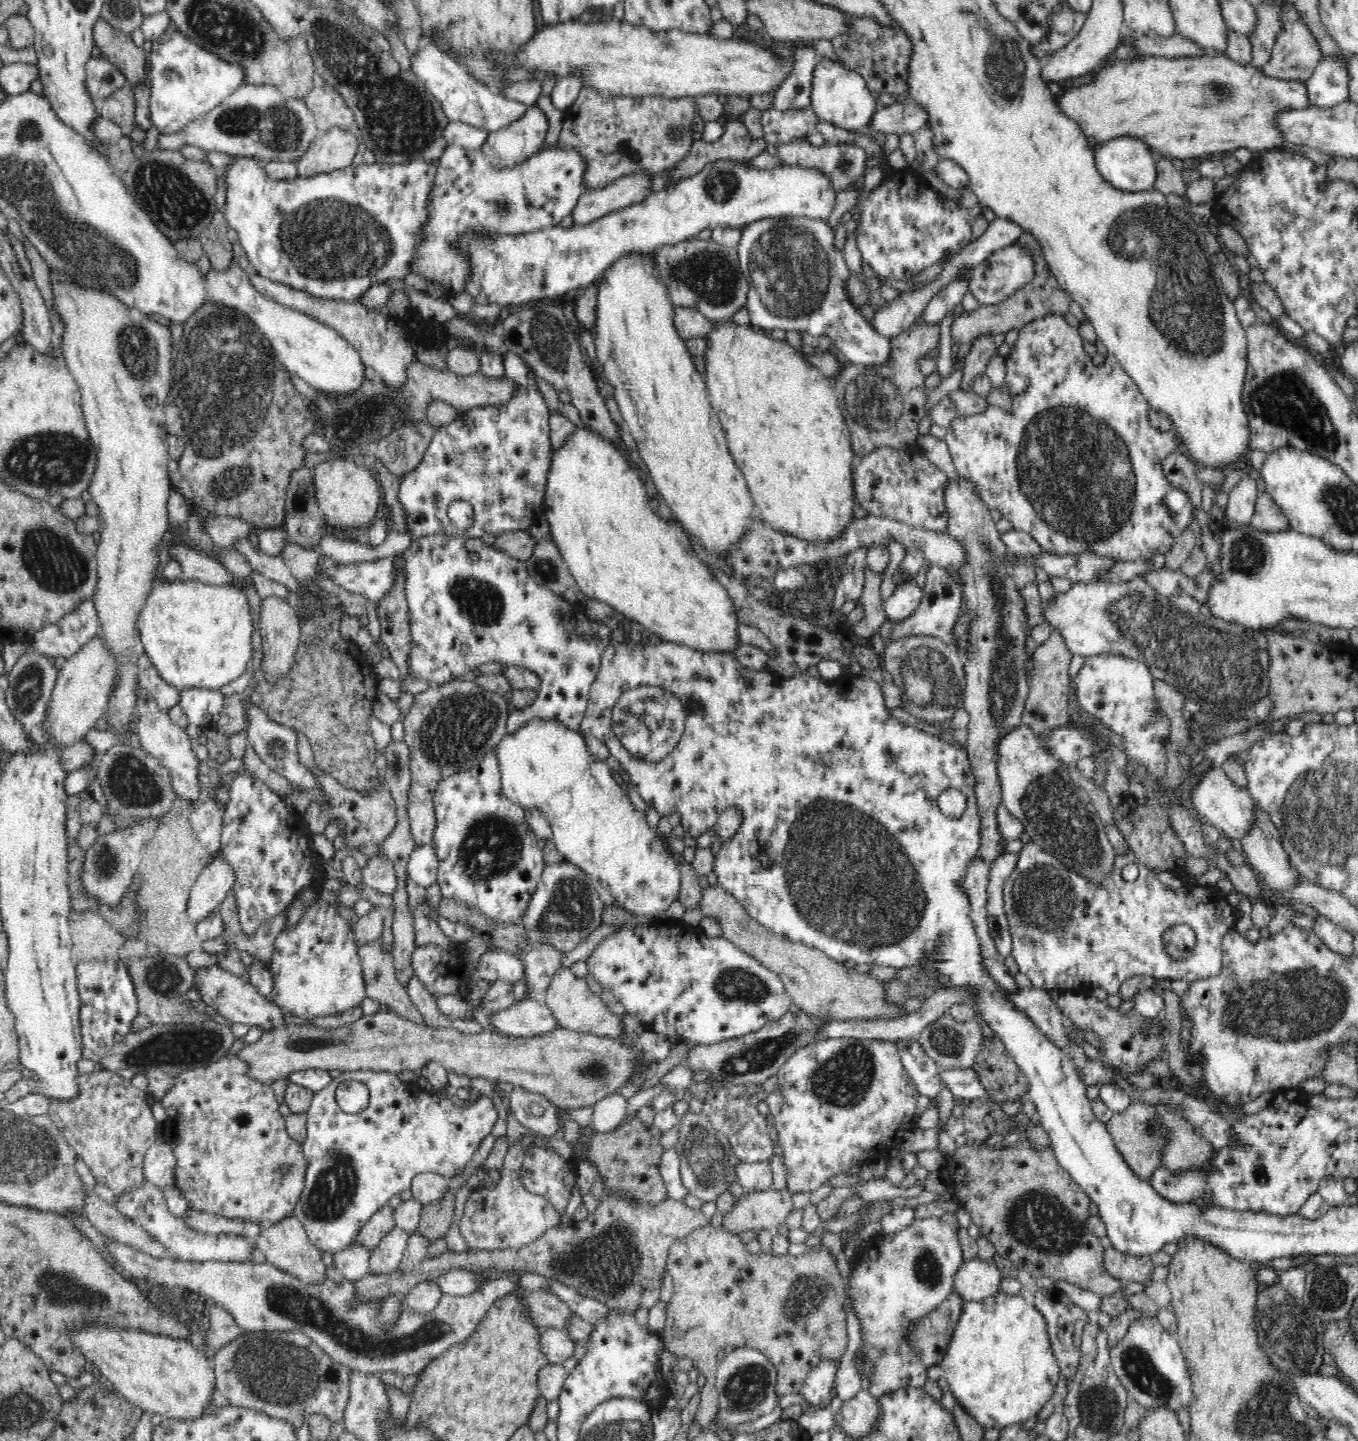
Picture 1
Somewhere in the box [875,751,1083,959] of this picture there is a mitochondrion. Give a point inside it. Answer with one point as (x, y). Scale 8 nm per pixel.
(1043, 897)

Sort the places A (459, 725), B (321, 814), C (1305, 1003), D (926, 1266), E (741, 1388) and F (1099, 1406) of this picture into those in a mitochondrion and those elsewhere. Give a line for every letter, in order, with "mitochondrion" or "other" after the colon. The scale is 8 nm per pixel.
A: mitochondrion
B: other
C: mitochondrion
D: mitochondrion
E: mitochondrion
F: mitochondrion

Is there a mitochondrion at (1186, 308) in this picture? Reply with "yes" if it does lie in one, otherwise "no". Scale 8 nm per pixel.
yes

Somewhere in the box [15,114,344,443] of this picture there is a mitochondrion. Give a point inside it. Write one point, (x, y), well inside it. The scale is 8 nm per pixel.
(177, 202)

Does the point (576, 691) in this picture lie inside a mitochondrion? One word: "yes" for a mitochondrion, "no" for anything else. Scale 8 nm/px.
no

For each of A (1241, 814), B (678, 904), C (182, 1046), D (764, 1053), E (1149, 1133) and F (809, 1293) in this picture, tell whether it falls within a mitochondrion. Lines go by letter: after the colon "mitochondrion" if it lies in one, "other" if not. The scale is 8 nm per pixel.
A: other
B: other
C: mitochondrion
D: mitochondrion
E: mitochondrion
F: mitochondrion

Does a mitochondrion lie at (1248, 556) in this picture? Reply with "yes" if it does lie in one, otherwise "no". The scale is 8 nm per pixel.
yes

